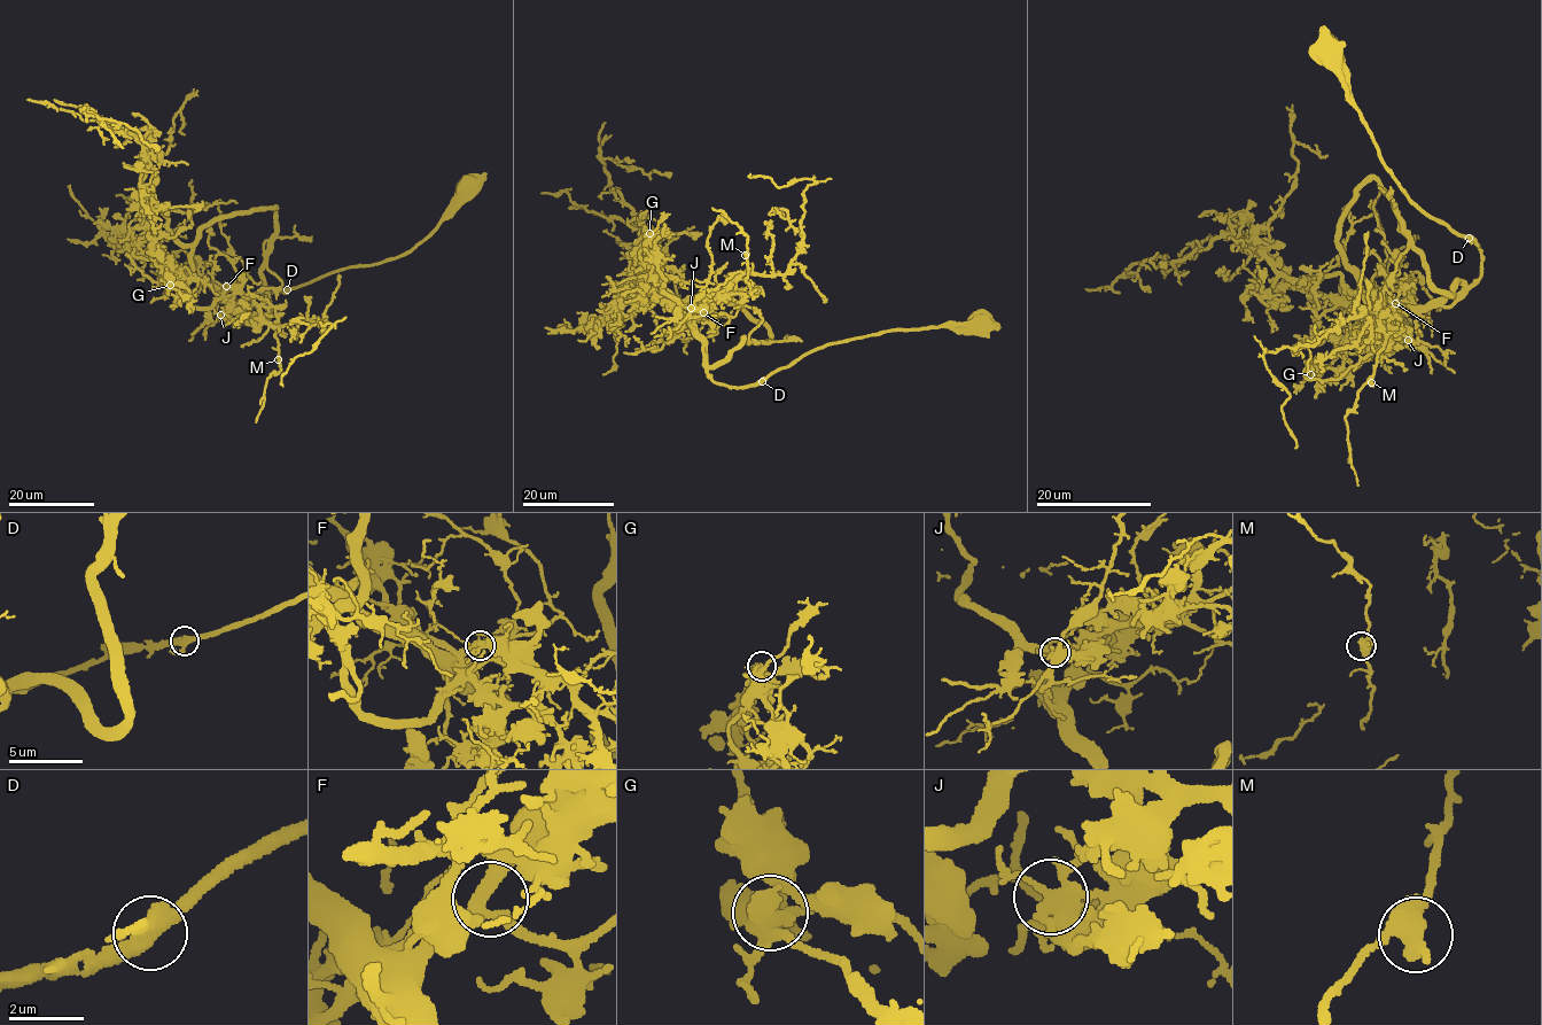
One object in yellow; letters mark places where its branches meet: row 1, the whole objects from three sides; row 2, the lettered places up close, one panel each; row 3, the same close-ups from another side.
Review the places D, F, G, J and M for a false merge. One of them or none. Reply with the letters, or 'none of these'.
none of these

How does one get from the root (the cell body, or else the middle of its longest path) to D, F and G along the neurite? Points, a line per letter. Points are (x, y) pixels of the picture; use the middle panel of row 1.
D: (982, 326), (972, 320), (960, 327), (898, 329), (830, 343), (776, 370), (762, 381)
F: (982, 326), (972, 320), (835, 341), (758, 382), (732, 387), (716, 383), (707, 371), (694, 324), (703, 312)
G: (982, 326), (835, 341), (755, 383), (717, 385), (703, 339), (660, 297), (655, 270), (639, 254), (649, 233)

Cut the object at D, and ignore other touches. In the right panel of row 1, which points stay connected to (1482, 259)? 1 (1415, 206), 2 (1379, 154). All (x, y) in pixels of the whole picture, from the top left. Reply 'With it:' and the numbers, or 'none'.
With it: none

